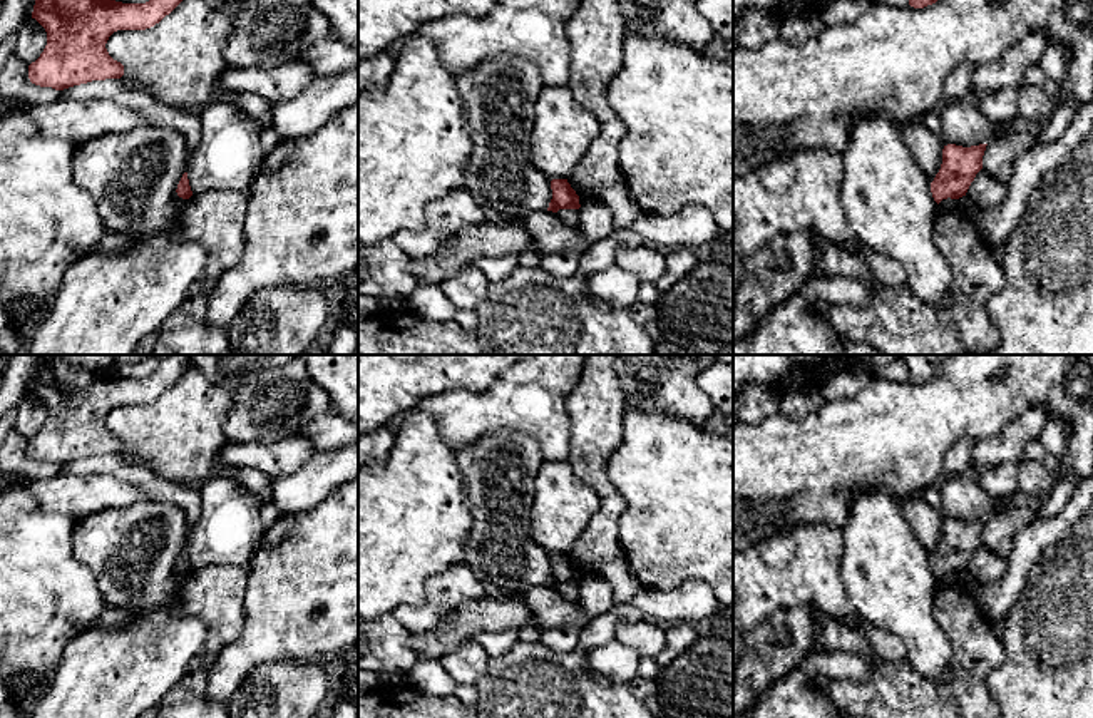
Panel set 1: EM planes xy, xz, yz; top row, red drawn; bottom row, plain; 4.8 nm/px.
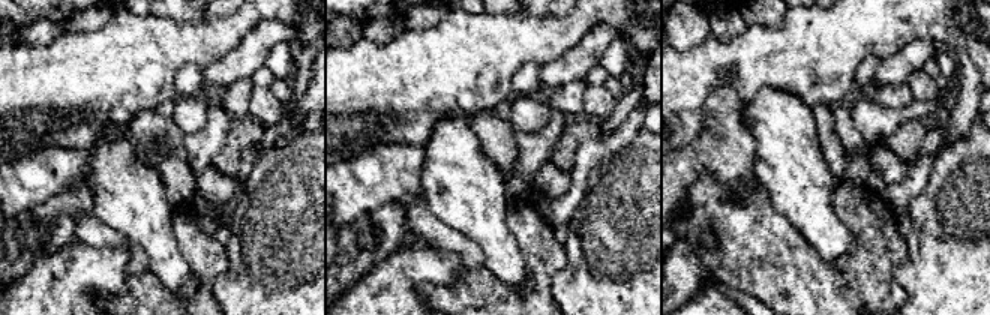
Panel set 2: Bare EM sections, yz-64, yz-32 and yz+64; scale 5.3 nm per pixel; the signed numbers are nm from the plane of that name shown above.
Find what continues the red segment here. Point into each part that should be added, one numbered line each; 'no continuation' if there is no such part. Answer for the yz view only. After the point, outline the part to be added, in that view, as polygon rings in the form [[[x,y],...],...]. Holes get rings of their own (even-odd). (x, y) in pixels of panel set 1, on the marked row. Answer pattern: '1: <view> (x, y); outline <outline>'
no continuation

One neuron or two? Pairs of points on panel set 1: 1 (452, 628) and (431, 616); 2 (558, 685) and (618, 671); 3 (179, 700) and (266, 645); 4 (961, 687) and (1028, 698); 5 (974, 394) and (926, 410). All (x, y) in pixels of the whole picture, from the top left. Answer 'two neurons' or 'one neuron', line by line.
1: two neurons
2: two neurons
3: two neurons
4: two neurons
5: one neuron

